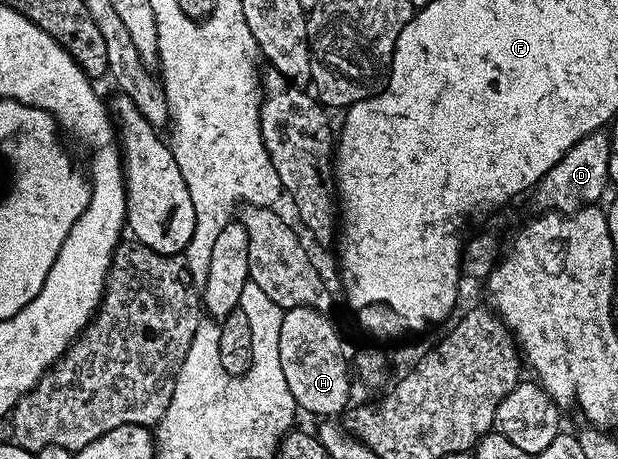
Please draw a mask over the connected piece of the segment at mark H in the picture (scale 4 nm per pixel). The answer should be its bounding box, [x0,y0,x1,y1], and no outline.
[278,307,353,417]

